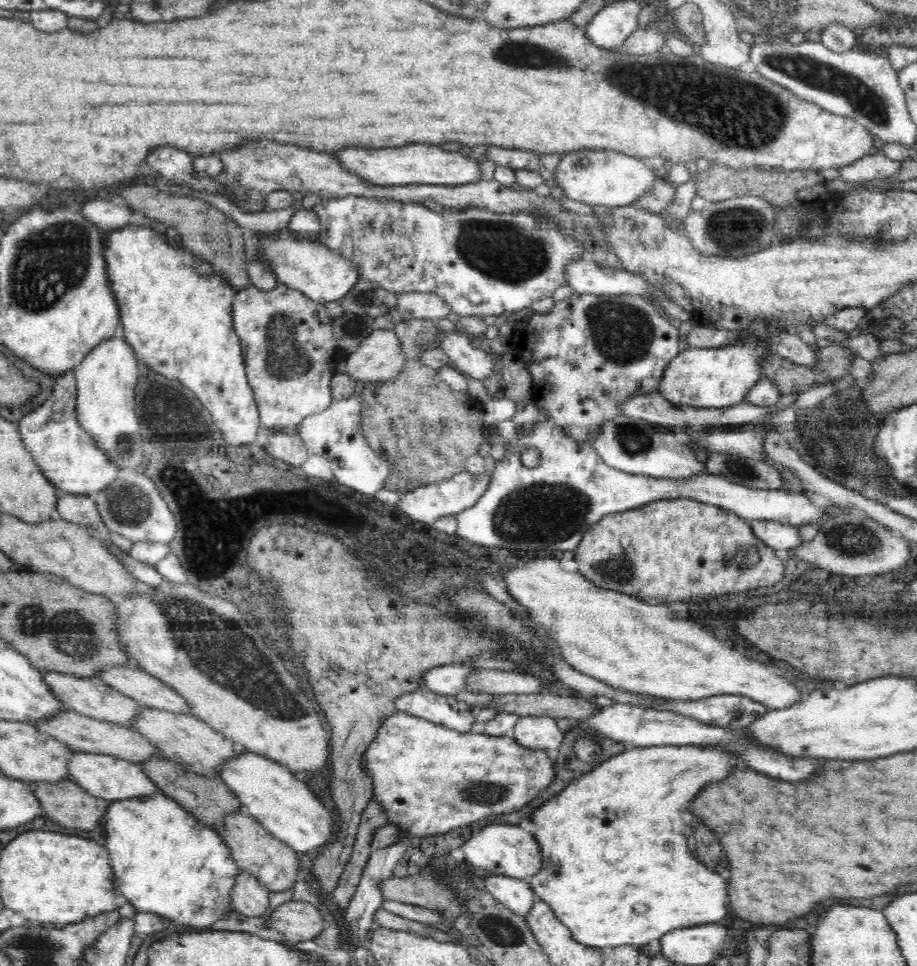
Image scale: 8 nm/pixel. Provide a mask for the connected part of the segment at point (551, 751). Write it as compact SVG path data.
M524 715L518 719L513 739L528 749L546 750L548 757L556 761L564 734L556 720L549 716Z

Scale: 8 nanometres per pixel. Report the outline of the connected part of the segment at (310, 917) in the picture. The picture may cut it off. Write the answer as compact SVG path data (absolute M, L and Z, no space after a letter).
M288 901L274 909L265 926L276 930L283 938L282 943L289 946L317 937L326 926L326 917L317 906Z

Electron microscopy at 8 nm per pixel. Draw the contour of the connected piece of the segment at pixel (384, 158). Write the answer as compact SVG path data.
M428 144L377 149L350 146L334 153L344 170L349 170L362 180L378 186L463 185L478 182L480 175L480 162L476 158Z

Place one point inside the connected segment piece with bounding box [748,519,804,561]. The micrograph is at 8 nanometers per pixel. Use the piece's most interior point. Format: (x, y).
(781, 537)

